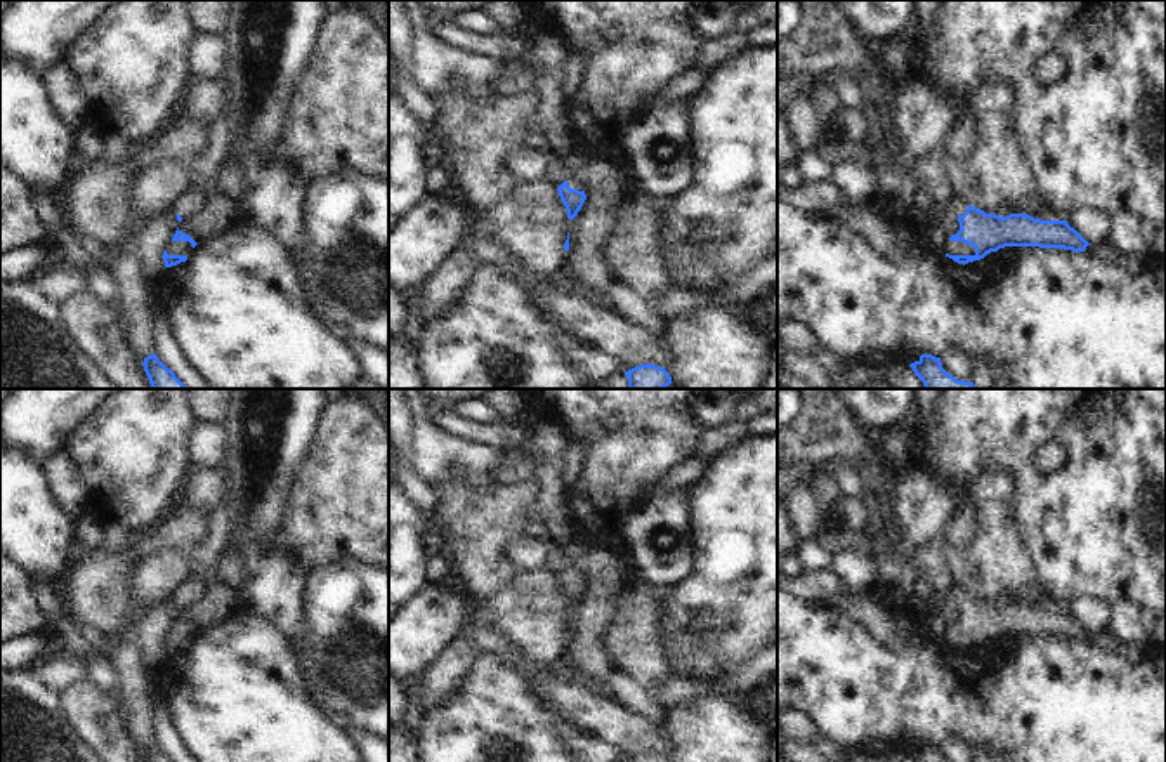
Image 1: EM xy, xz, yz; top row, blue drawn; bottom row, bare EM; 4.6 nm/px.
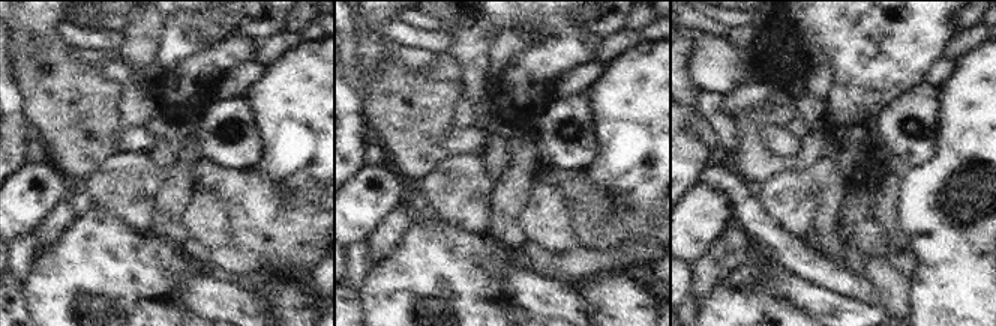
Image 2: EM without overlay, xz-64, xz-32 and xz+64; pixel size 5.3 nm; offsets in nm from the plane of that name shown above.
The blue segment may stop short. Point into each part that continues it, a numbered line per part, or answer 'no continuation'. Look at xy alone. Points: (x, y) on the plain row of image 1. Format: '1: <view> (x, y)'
1: xy (189, 591)

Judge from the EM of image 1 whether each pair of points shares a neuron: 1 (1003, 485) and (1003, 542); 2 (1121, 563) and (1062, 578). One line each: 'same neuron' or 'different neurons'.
1: same neuron
2: same neuron

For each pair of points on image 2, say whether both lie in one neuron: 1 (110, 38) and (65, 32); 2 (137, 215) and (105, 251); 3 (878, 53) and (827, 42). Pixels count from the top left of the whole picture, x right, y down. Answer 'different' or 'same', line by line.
1: same
2: different
3: same

